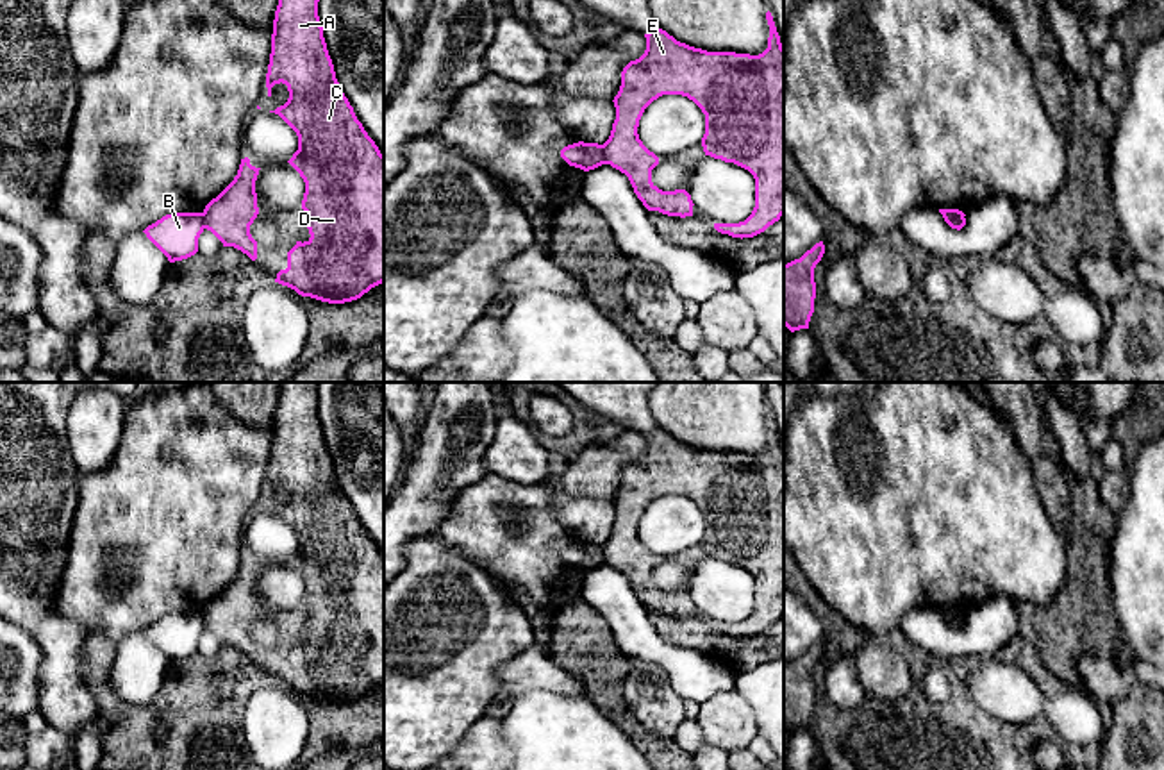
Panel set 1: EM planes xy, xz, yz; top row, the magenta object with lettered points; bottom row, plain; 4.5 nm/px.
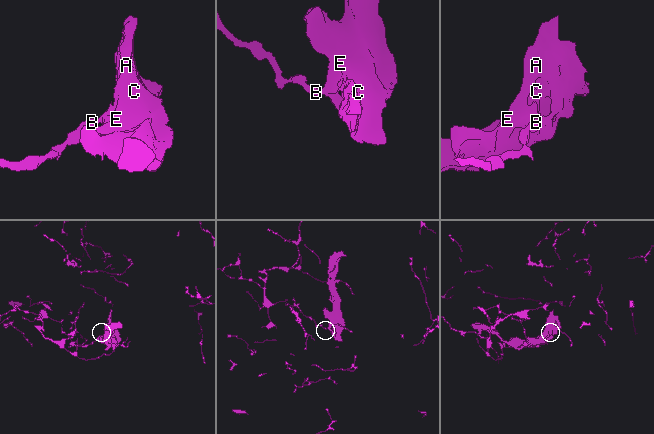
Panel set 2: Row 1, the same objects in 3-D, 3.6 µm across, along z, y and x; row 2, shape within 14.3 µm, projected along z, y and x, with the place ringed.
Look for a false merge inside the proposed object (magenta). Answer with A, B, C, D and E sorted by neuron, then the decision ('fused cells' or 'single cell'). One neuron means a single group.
groups A C D E / B; fused cells

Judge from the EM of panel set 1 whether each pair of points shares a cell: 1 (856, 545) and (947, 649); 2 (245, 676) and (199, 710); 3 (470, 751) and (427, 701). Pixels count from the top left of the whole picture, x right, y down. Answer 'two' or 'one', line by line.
1: two
2: one
3: two

